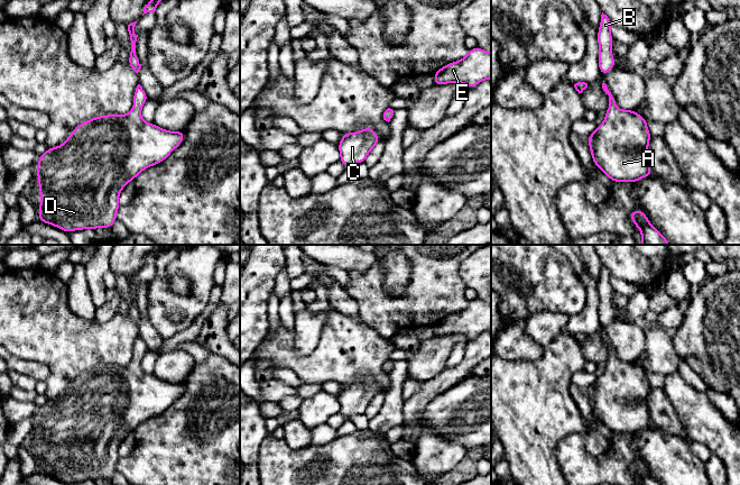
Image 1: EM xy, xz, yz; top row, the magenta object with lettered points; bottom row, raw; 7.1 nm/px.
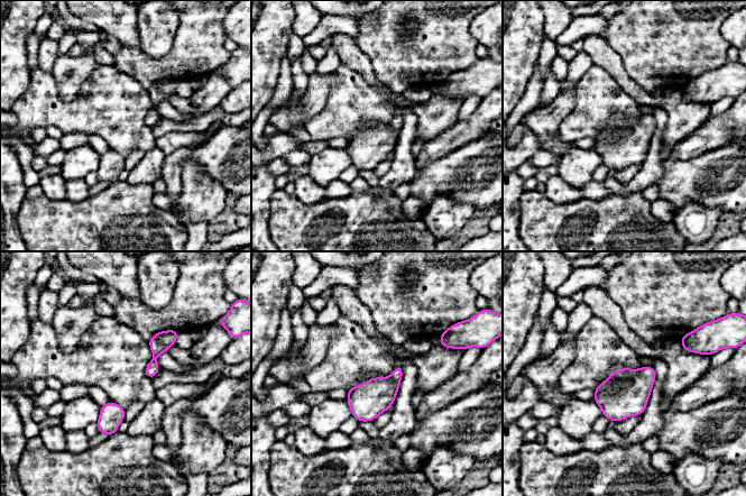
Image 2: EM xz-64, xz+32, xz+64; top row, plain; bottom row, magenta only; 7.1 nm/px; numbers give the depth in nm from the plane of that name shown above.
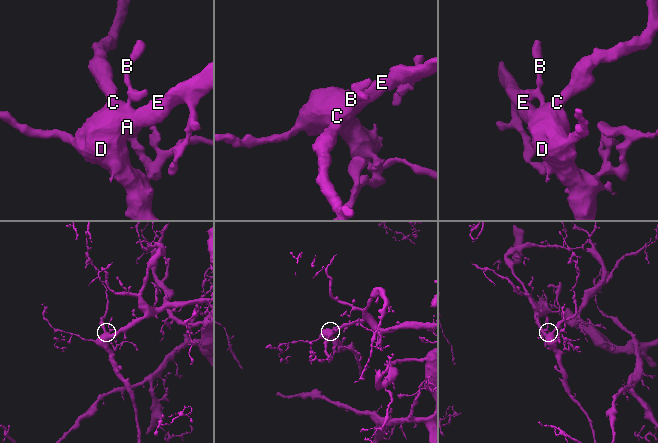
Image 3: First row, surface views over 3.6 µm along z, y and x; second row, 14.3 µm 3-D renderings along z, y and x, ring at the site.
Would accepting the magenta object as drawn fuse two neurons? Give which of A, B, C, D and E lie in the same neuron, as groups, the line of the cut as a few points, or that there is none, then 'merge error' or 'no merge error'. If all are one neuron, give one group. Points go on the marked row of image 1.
A B C D E | no cut | no merge error

